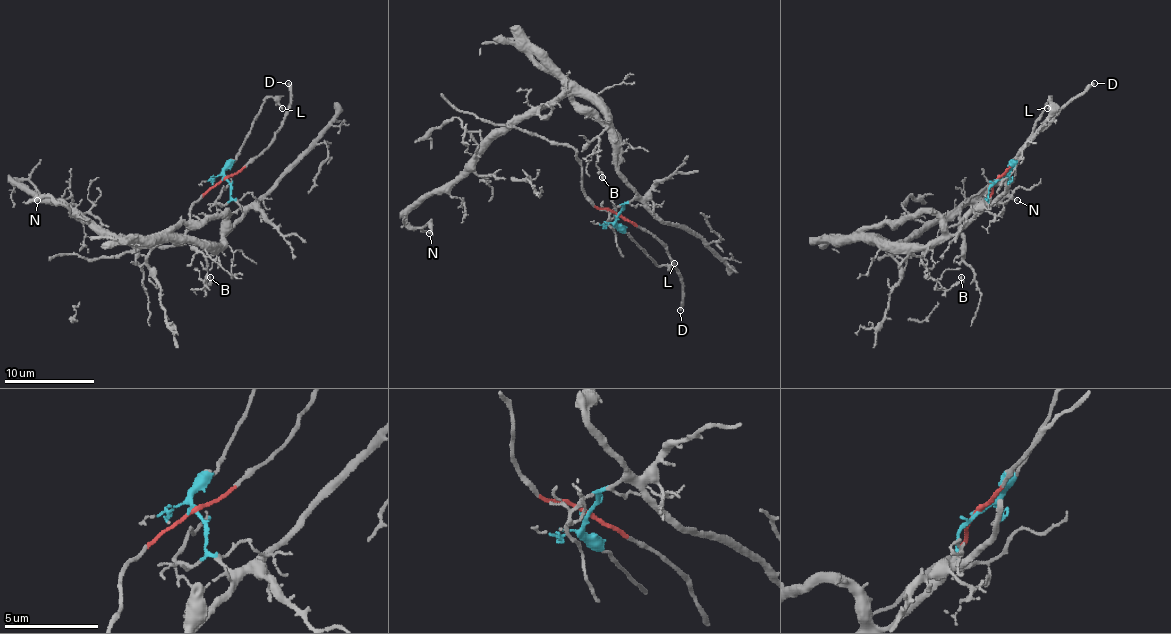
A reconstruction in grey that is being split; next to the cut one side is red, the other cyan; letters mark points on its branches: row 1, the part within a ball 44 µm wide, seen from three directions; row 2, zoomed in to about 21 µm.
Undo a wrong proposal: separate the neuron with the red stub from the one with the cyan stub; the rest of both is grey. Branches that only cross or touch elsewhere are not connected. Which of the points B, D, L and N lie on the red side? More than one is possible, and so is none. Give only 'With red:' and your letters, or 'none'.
With red: D

